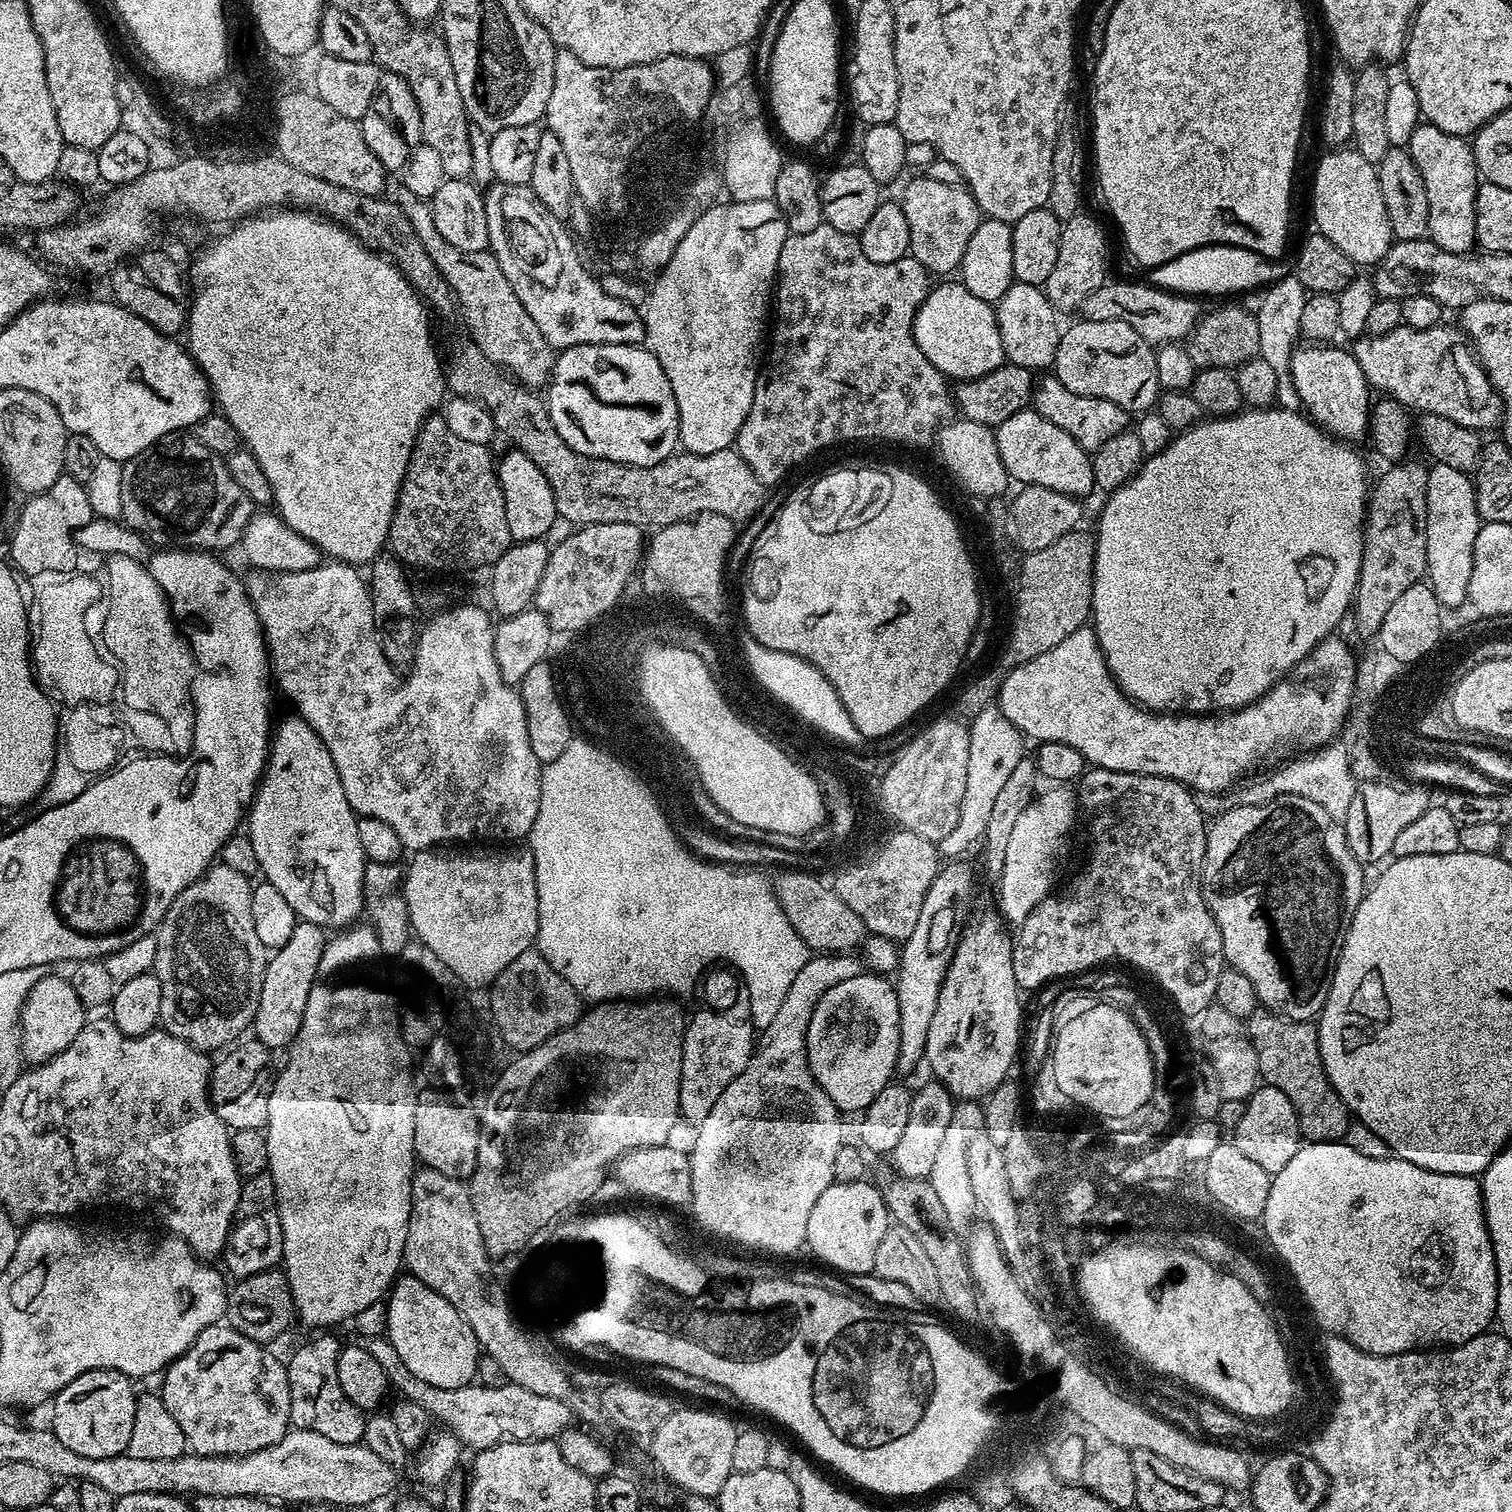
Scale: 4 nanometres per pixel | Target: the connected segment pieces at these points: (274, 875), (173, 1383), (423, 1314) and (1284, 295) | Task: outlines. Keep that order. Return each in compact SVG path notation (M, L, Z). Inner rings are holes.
M291 715L281 724L279 721L271 733L268 762L246 812L246 835L253 843L263 879L285 896L300 920L309 920L325 930L343 930L359 921L365 911L363 872L366 861L358 839L358 817L350 802L346 802L346 790L342 790L342 778L338 778L330 750L326 750L322 738L303 717Z
M227 1323L211 1324L173 1364L162 1373L158 1395L170 1410L174 1422L182 1429L188 1448L198 1456L245 1456L274 1442L282 1442L292 1419L290 1418L290 1382L283 1359L279 1360L263 1344L255 1344L250 1338L238 1334Z
M404 1274L392 1285L386 1303L387 1338L394 1350L398 1350L402 1366L406 1366L414 1378L422 1378L422 1382L430 1382L430 1386L442 1390L465 1388L476 1380L481 1346L474 1338L474 1330L466 1326L462 1314L458 1314L442 1294L430 1290L430 1286L418 1278Z
M1289 274L1269 285L1262 295L1264 296L1260 306L1258 310L1256 309L1259 359L1269 363L1273 367L1274 374L1277 375L1276 404L1288 411L1297 411L1302 406L1302 402L1298 398L1297 390L1294 388L1293 376L1290 374L1290 362L1296 349L1297 341L1295 342L1295 340L1298 340L1300 336L1300 319L1304 311L1308 292L1298 282L1294 274Z

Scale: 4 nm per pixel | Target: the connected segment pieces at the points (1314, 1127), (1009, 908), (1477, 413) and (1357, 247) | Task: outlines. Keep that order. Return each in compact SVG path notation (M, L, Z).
M1261 1006L1246 1021L1246 1027L1256 1051L1263 1083L1282 1090L1282 1094L1290 1098L1290 1106L1294 1106L1298 1118L1301 1137L1313 1144L1343 1141L1348 1132L1350 1113L1342 1098L1338 1098L1322 1066L1317 1025L1306 1020L1287 1020Z
M1052 786L1049 792L1041 791L1035 800L1030 802L1030 806L1026 806L1026 810L1022 810L1022 814L1018 818L1018 822L1014 825L1014 830L1010 837L1010 843L1006 845L1006 862L1002 866L1002 870L998 873L1000 880L1000 905L998 911L1009 925L1018 926L1024 919L1034 910L1034 906L1038 906L1038 902L1042 902L1053 891L1052 883L1056 880L1056 867L1060 864L1060 855L1064 852L1064 843L1068 840L1068 835L1072 832L1072 823L1075 822L1076 816L1078 820L1078 800L1074 795L1073 789L1068 786Z
M1441 322L1426 330L1401 326L1381 336L1364 334L1350 351L1373 389L1378 388L1413 413L1438 414L1458 422L1458 426L1477 430L1495 424L1497 427L1504 415L1504 403L1477 360L1468 337L1459 327L1447 328L1446 324Z
M1352 146L1333 148L1325 153L1316 164L1316 177L1312 180L1315 231L1330 238L1353 264L1375 266L1394 243L1390 218L1386 218L1386 202L1382 202L1382 186L1378 186L1376 165Z

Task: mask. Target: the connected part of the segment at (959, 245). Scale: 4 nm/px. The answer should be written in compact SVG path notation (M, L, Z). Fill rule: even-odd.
M923 174L917 176L917 180L910 181L905 186L904 193L898 196L898 202L906 214L906 222L910 226L908 251L933 274L955 273L962 262L962 254L966 254L970 237L980 225L980 207L967 187L934 182L934 178Z

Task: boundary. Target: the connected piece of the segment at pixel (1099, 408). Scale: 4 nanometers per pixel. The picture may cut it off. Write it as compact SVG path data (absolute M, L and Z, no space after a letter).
M1044 374L1039 377L1034 388L1034 411L1046 422L1054 422L1054 426L1059 426L1061 430L1066 430L1078 446L1082 446L1084 451L1091 454L1102 446L1102 442L1114 438L1114 434L1125 431L1129 427L1128 420L1130 414L1122 410L1122 406L1114 406L1114 402L1106 402L1106 398L1090 398L1082 394L1074 394L1074 390L1066 390L1062 382L1055 374Z

